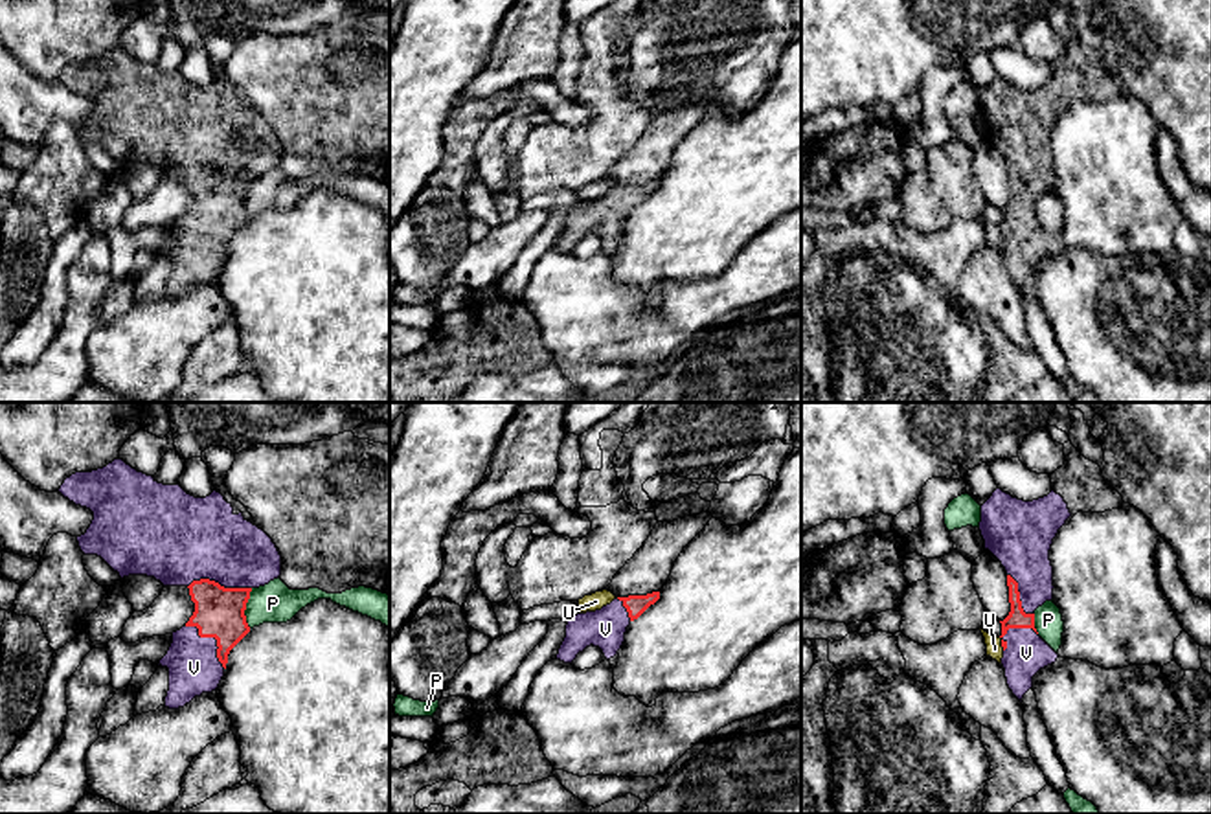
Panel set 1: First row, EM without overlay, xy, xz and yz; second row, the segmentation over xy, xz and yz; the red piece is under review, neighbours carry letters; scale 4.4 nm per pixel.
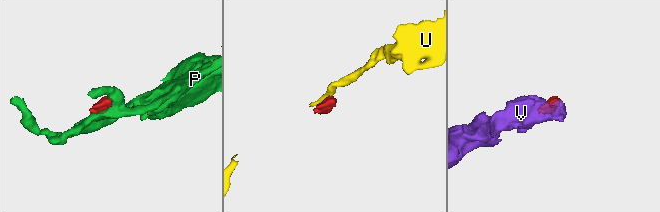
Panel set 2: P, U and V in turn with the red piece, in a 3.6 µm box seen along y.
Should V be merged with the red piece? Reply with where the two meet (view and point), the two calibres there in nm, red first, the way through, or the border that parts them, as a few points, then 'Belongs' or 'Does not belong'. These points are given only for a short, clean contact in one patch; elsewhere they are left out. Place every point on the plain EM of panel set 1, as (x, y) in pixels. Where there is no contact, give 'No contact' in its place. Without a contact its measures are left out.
Touches red at xy (214, 225). Thickness 220 nm (red) against 220 nm. Belongs

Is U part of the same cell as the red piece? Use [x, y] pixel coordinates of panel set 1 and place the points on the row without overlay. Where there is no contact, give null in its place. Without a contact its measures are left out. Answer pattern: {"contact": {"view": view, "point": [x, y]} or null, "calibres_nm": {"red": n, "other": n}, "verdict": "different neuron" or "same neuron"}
{"contact": {"view": "yz", "point": [1002, 232]}, "calibres_nm": {"red": 30, "other": 70}, "verdict": "different neuron"}

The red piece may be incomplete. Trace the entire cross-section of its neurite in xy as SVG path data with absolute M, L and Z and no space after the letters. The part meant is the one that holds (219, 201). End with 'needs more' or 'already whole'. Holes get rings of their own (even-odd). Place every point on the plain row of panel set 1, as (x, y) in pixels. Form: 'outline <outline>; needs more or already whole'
outline M123 48L92 61L72 62L59 81L94 101L86 121L77 125L85 143L101 145L121 167L147 164L164 175L189 176L195 200L173 220L173 232L158 252L169 257L165 296L178 298L195 285L215 279L230 239L250 220L244 204L250 180L281 164L281 143L272 127L255 114L226 72L206 86L195 86L178 72L158 72Z; needs more

